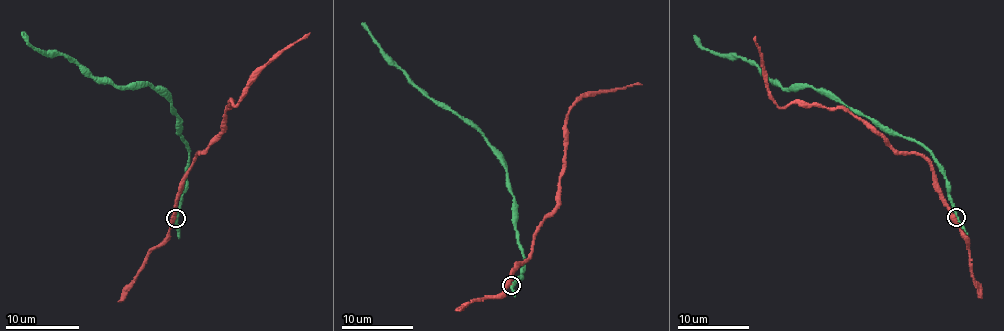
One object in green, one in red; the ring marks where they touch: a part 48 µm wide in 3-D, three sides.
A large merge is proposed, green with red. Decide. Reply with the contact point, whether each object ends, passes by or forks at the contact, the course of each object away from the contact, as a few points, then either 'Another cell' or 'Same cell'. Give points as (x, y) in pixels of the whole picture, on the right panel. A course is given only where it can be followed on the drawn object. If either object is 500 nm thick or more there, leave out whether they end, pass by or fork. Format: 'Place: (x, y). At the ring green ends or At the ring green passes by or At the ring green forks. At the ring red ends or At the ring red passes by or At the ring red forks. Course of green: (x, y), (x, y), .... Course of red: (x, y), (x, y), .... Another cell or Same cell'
Place: (956, 217). At the ring green passes by. At the ring red passes by. Course of green: (955, 217), (944, 171), (926, 149), (887, 133), (810, 86), (783, 88), (749, 61), (710, 52), (694, 35). Course of red: (955, 217), (934, 171), (919, 154), (898, 153), (841, 108), (789, 103), (778, 106), (767, 86), (755, 36). Another cell

